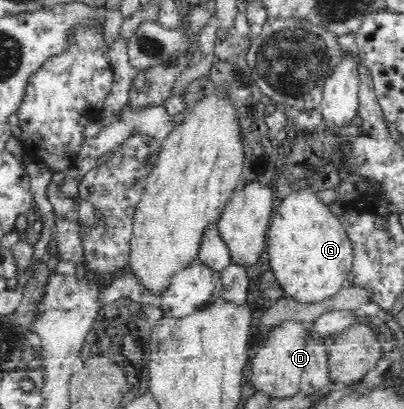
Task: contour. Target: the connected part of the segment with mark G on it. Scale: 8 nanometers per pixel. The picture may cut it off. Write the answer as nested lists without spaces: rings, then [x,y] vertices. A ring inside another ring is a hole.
[[[306,186],[302,190],[292,191],[282,199],[278,209],[272,213],[267,234],[270,268],[274,269],[286,297],[292,296],[301,302],[322,302],[335,296],[347,284],[347,276],[354,262],[352,241],[340,218],[324,200],[320,200],[315,189]]]

